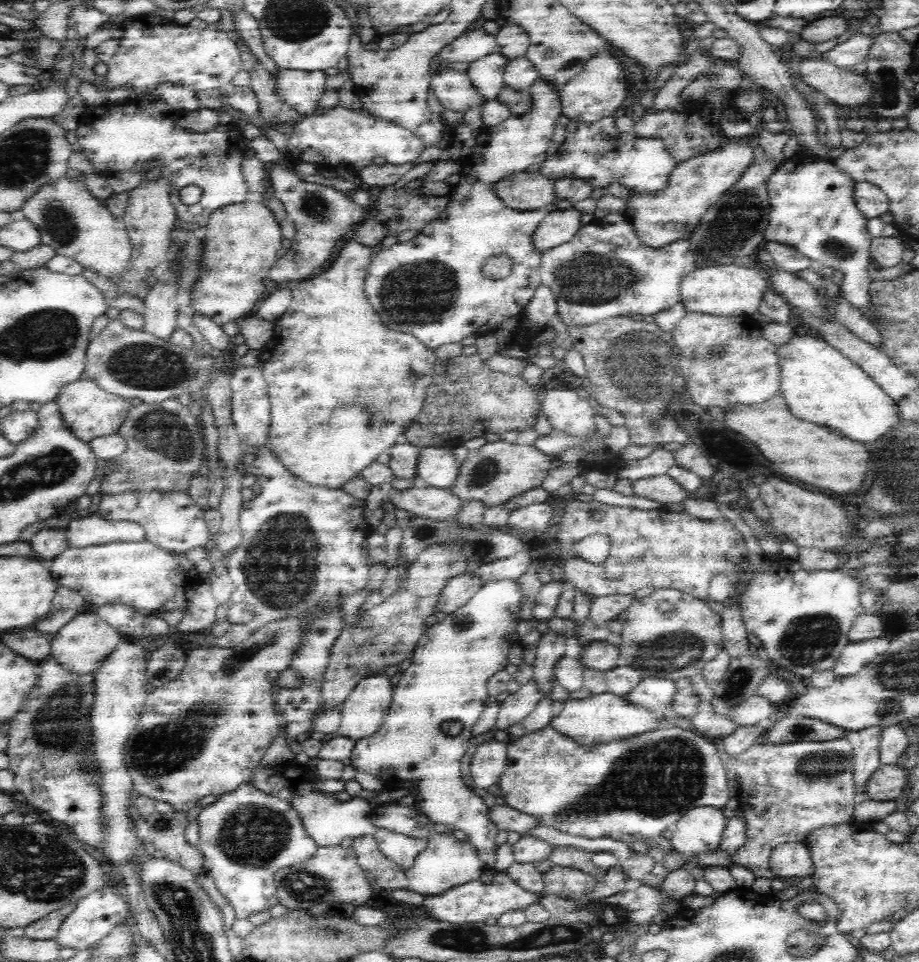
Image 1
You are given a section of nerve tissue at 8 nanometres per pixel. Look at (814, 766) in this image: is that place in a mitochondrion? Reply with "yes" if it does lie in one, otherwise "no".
yes

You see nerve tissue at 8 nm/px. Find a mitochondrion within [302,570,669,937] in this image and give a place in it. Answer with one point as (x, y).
(608, 915)

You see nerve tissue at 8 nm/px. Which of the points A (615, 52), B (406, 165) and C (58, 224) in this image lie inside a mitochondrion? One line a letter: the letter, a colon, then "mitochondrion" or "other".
A: other
B: other
C: mitochondrion

